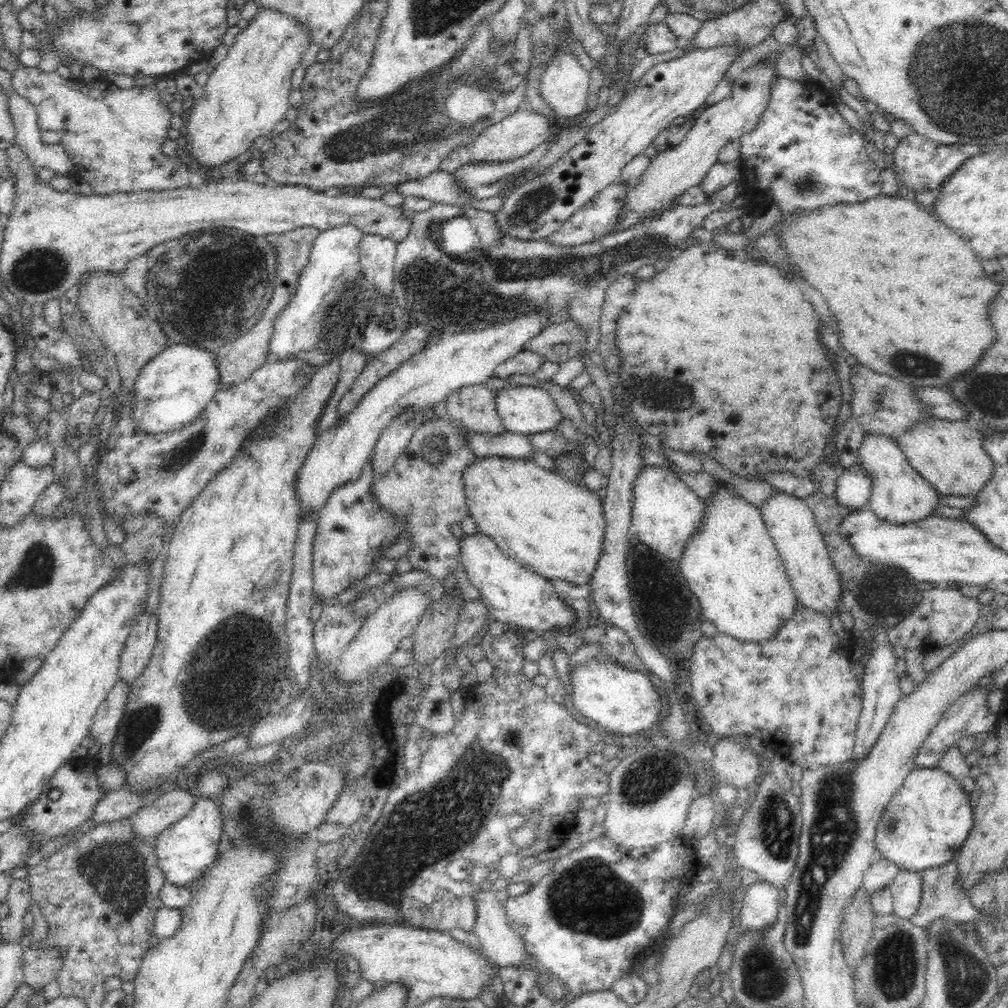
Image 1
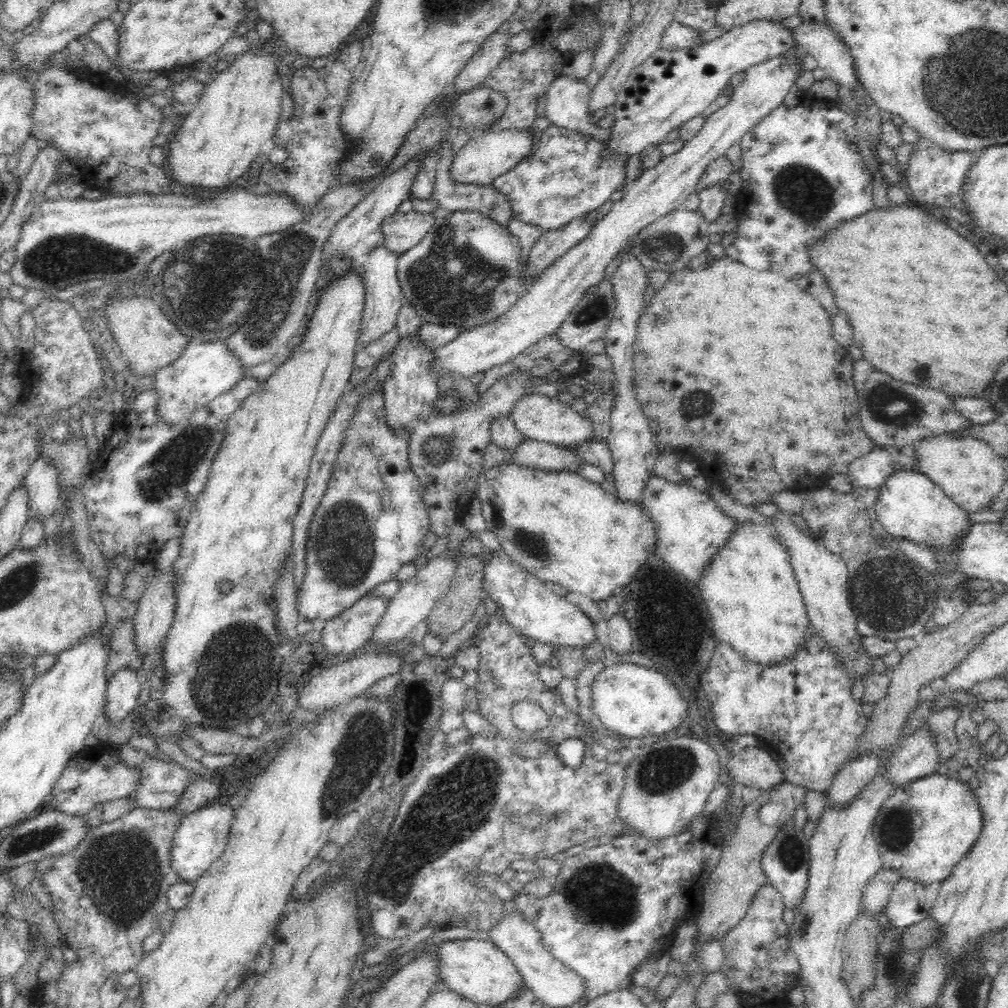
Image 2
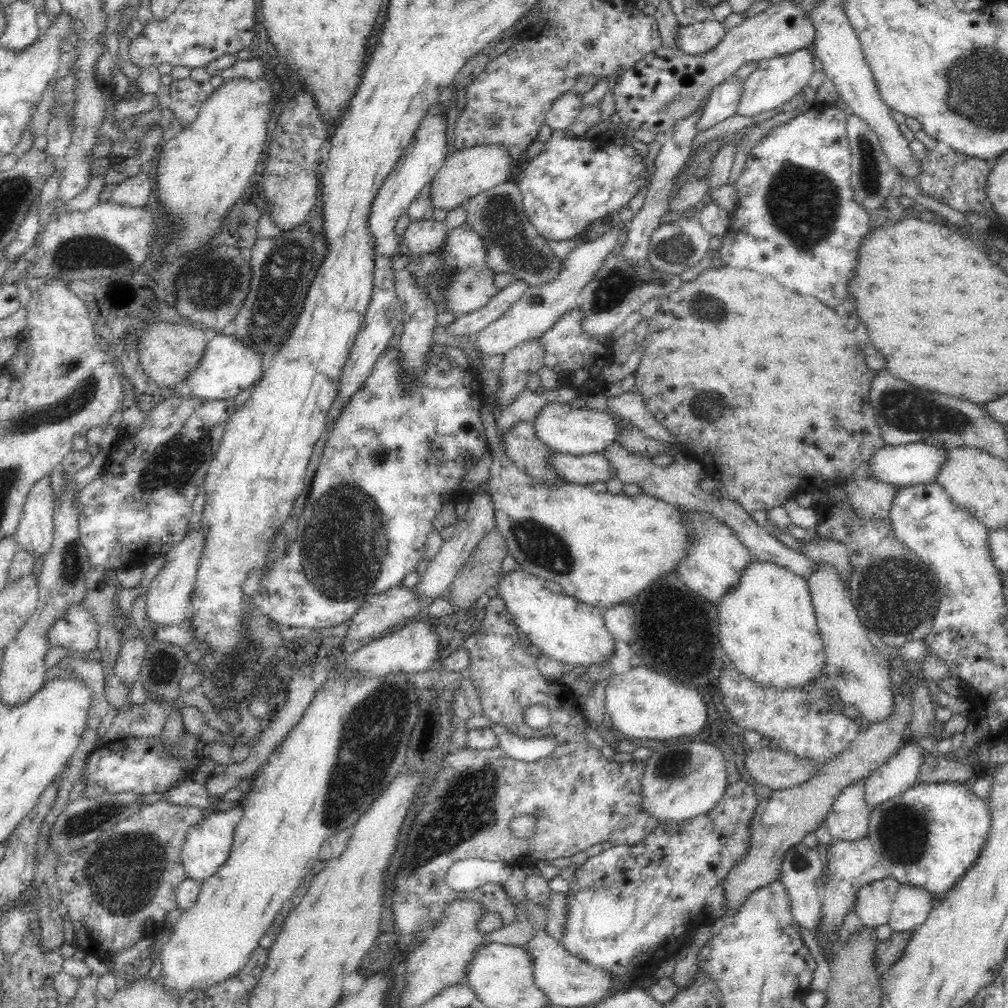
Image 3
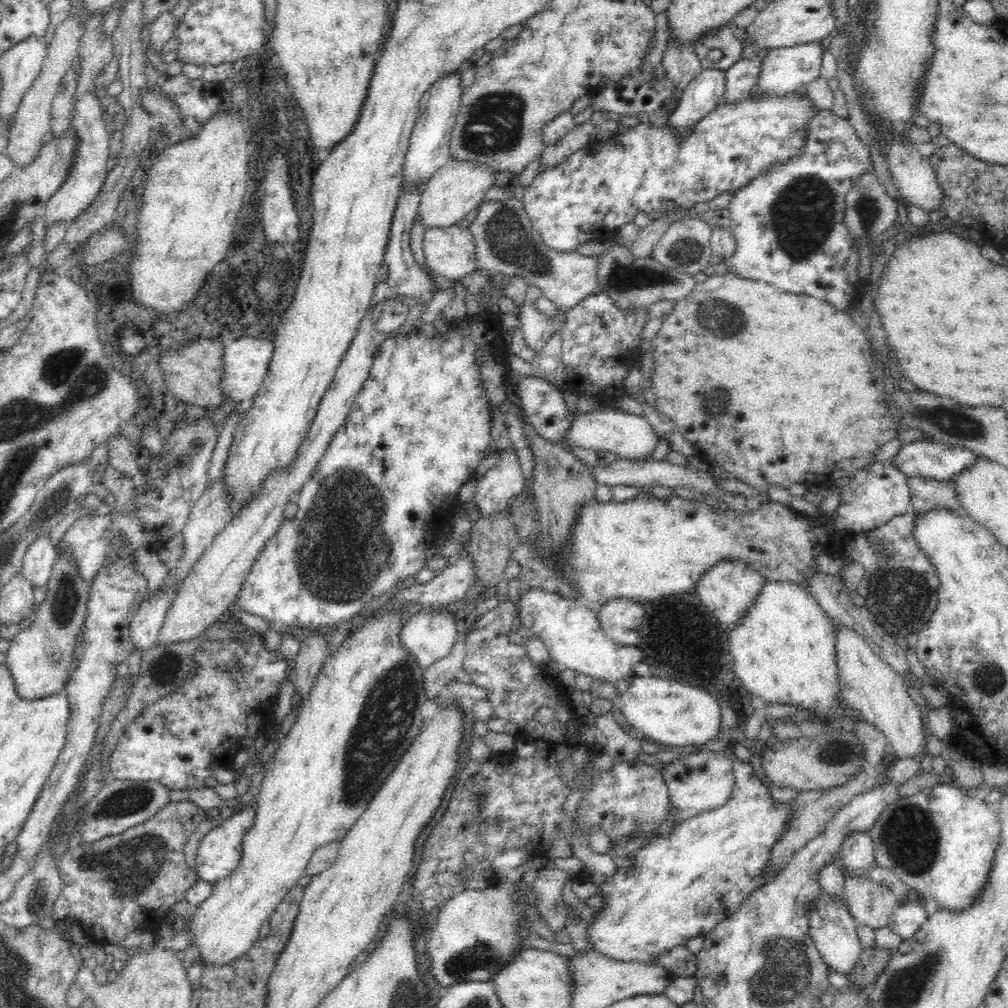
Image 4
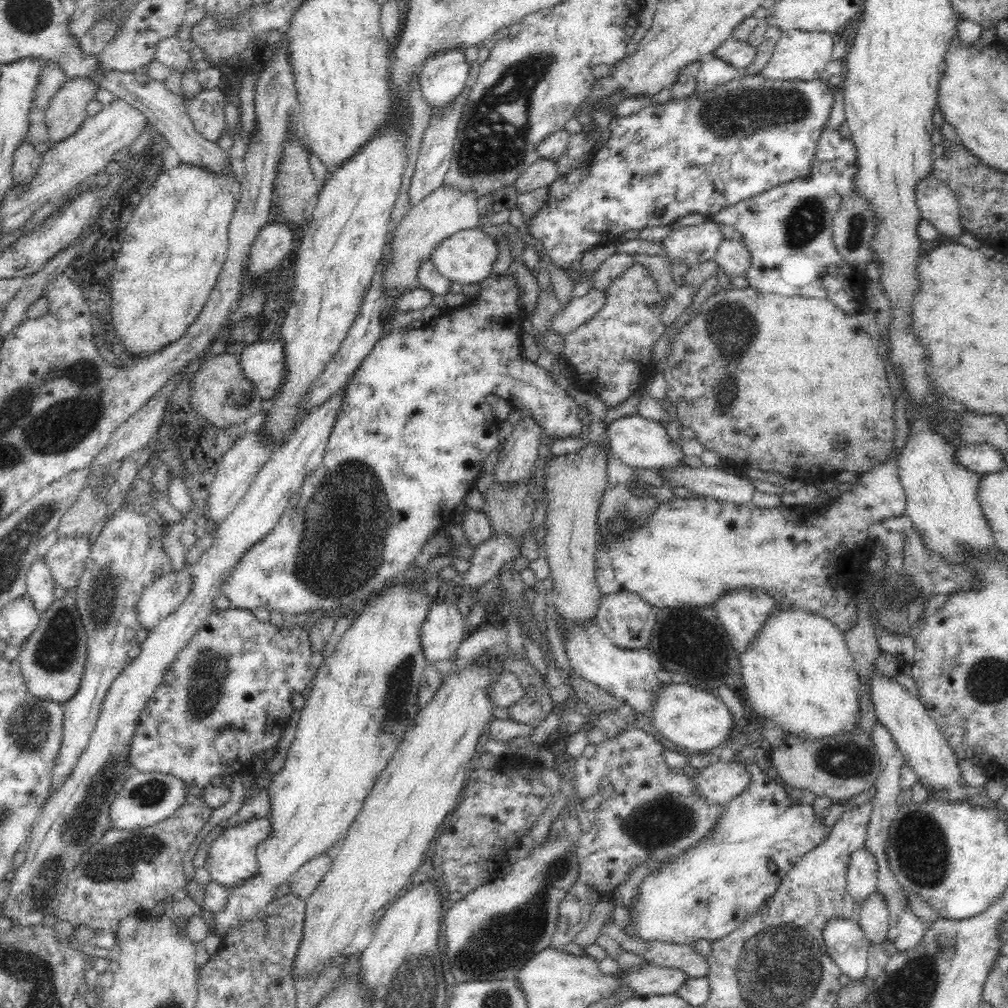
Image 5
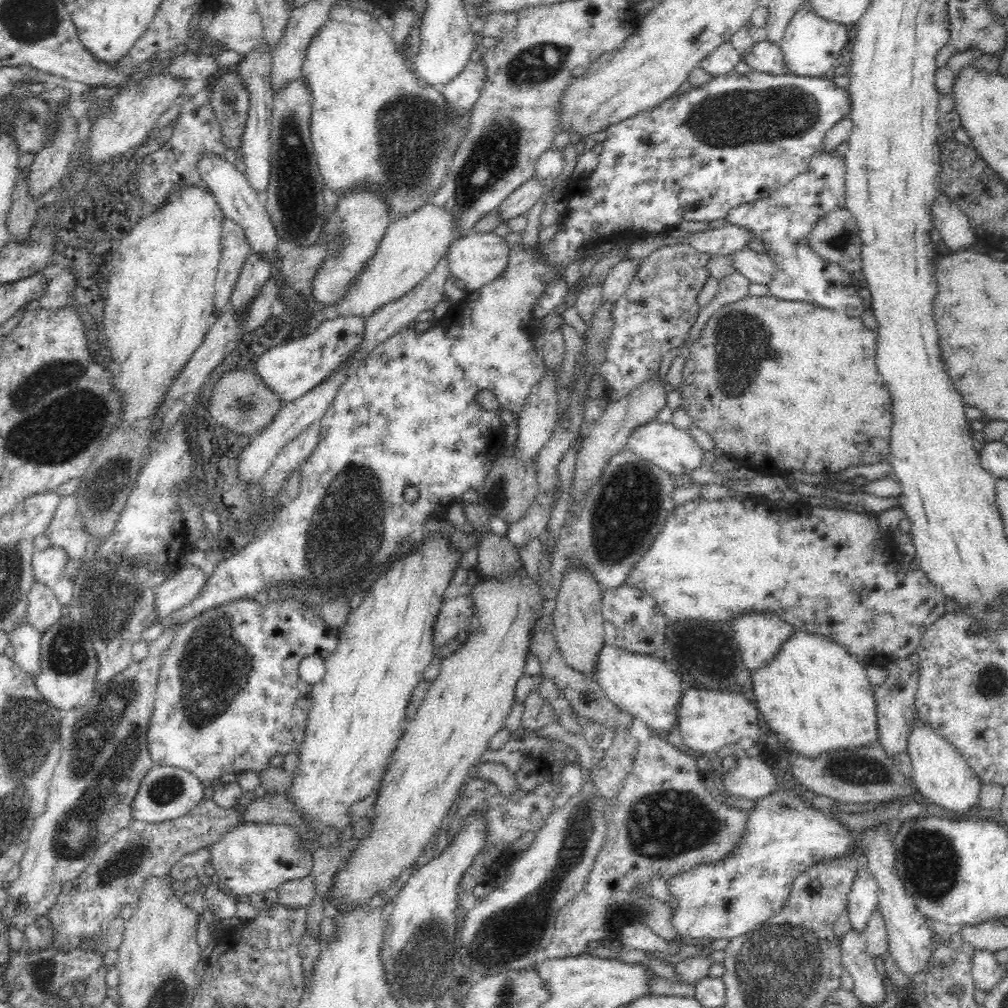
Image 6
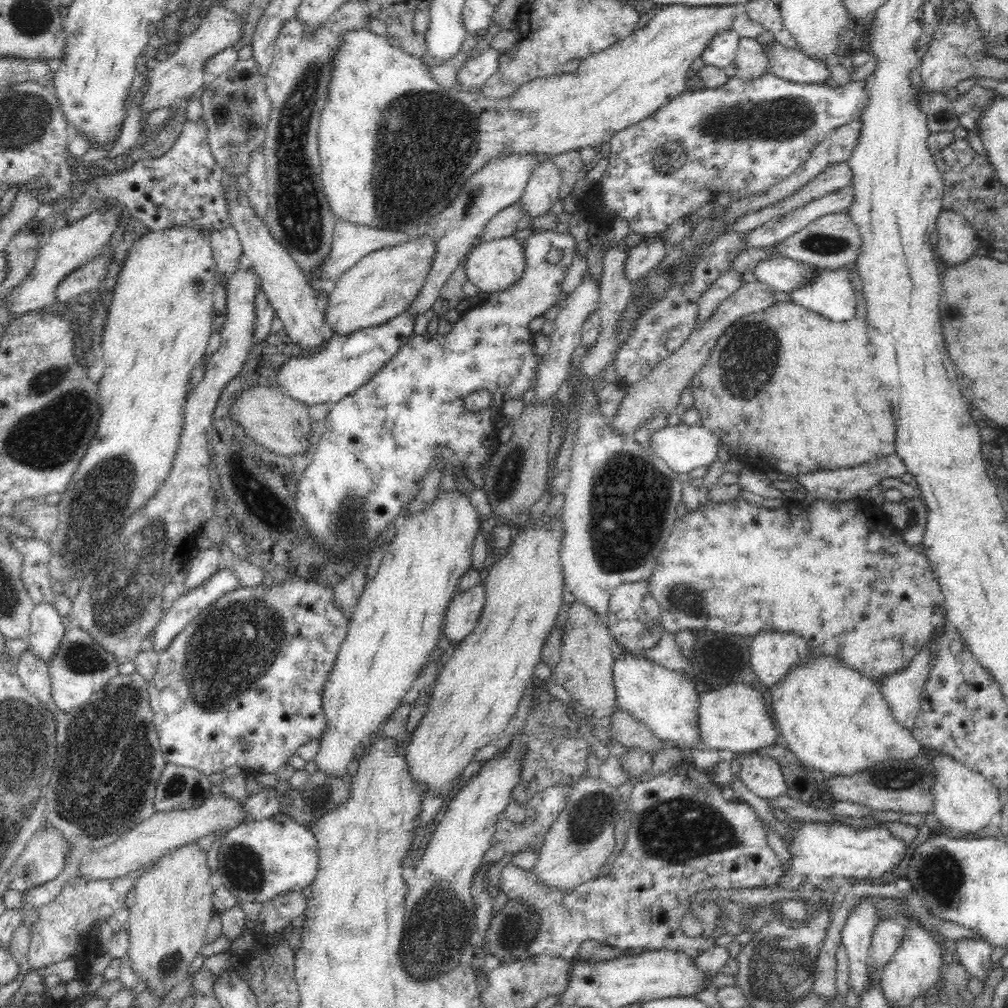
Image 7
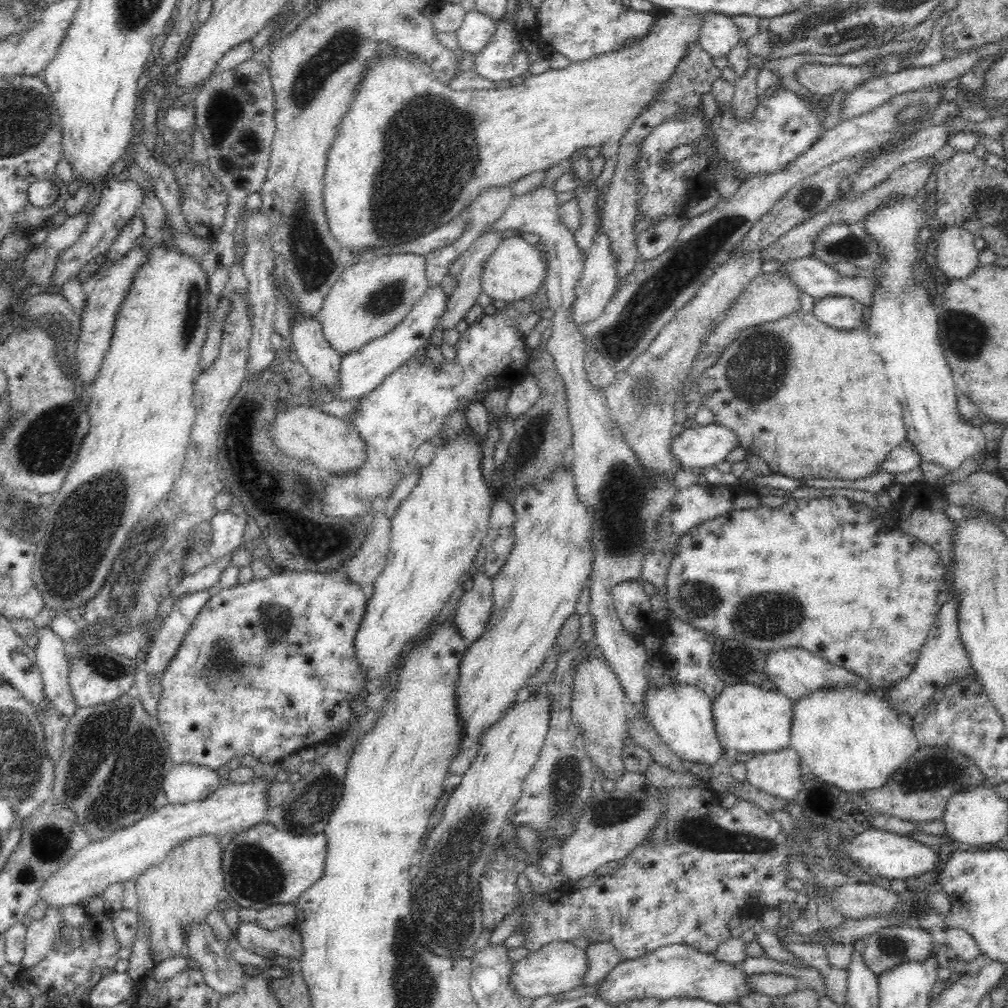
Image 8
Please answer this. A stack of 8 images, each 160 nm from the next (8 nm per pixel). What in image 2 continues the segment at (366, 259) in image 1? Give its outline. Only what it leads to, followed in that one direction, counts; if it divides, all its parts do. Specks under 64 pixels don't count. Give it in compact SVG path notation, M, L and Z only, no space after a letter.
M376 246L368 253L368 259L364 262L364 273L361 281L365 287L365 308L362 318L362 330L359 336L359 346L380 339L386 332L395 328L397 317L405 301L399 286L397 277L397 260L399 254L385 247Z

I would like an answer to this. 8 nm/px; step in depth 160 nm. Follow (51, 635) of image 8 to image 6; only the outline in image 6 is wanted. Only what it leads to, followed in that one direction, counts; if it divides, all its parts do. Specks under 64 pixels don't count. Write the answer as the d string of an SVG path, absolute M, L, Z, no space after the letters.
M35 580L29 589L27 599L27 621L37 632L44 632L62 616L62 604L49 586Z

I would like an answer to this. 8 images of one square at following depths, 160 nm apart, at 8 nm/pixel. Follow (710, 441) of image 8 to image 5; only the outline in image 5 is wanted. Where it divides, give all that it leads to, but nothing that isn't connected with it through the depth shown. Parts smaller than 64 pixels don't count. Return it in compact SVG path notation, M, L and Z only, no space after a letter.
M640 414L626 415L612 420L606 426L608 445L616 457L626 466L638 468L676 468L681 466L683 452L680 444L673 444L660 423L648 420Z

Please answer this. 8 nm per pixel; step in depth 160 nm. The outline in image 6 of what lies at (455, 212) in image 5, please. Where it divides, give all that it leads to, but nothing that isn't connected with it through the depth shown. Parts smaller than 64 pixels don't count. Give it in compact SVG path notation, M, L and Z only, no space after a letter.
M428 200L404 217L392 219L374 256L350 286L346 298L336 306L340 315L371 316L379 307L404 297L444 256L450 244L458 238L457 220L449 210Z

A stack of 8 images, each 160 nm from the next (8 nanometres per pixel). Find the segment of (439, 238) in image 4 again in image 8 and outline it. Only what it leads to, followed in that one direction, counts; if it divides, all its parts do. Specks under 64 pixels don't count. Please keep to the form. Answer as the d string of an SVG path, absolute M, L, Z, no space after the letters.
M517 235L502 239L496 250L487 258L486 264L482 268L480 284L482 291L493 300L514 303L534 295L539 287L544 285L544 276L547 276L544 255L534 245Z

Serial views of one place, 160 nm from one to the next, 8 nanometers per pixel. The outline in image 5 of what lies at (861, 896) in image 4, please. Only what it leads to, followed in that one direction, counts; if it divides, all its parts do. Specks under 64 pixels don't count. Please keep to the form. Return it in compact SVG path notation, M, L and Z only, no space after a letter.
M877 890L858 905L854 915L869 941L882 944L886 940L890 911L886 899Z

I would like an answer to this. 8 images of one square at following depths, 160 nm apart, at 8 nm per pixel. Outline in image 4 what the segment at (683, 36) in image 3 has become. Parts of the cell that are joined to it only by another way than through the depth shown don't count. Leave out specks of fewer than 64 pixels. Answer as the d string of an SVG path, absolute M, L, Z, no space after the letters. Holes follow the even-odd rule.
M724 25L720 28L710 30L706 36L698 38L696 42L692 42L692 48L703 69L715 68L726 70L732 66L734 62L742 59L742 41L734 36L730 27ZM710 50L721 50L722 56L719 60L714 61L708 57Z

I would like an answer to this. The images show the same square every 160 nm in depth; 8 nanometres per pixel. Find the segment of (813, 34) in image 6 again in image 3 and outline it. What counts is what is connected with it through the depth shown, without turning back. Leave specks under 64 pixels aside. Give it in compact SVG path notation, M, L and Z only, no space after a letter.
M811 48L795 50L790 54L783 54L774 58L758 61L748 78L742 81L743 92L734 114L744 117L754 117L769 110L778 109L802 92L803 86L809 84L814 74L814 55Z

